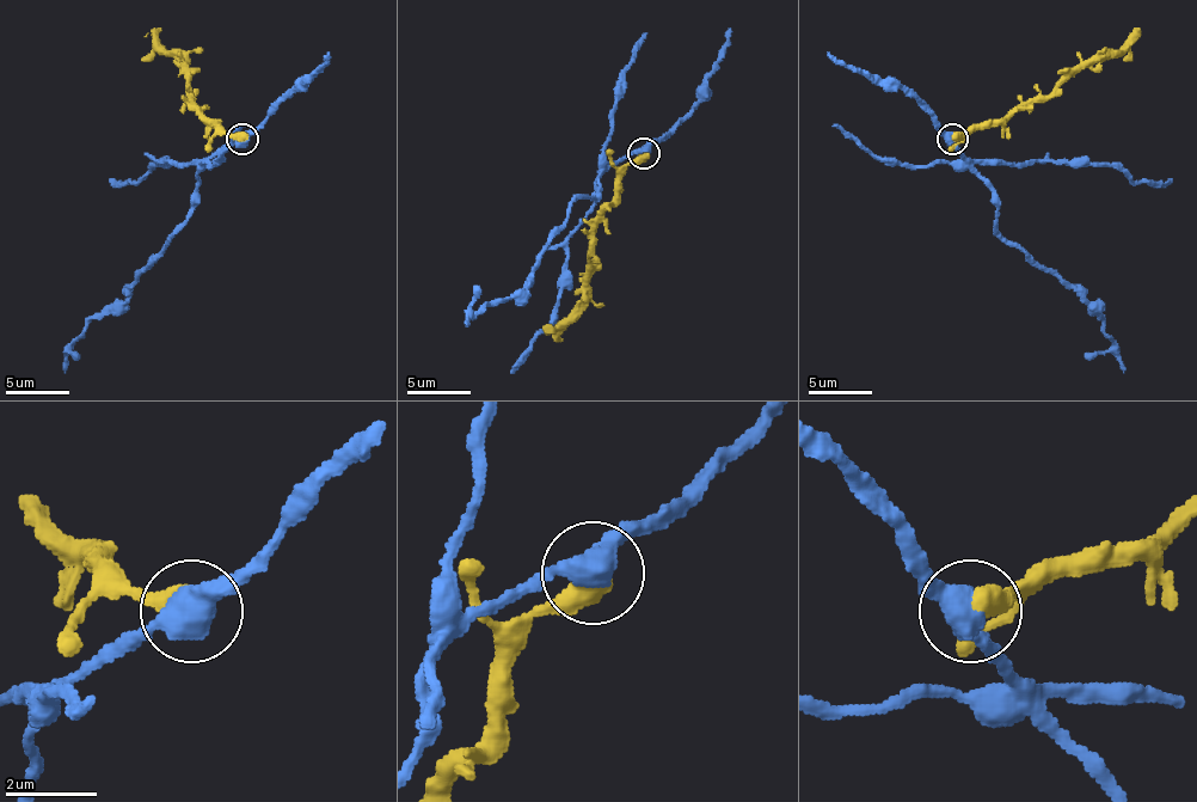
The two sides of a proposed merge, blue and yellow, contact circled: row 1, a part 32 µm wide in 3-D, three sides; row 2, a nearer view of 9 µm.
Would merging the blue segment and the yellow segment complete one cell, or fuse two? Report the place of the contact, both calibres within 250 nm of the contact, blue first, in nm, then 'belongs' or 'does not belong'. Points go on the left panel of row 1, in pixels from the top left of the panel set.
(243, 139) | 550/550 nm | does not belong

